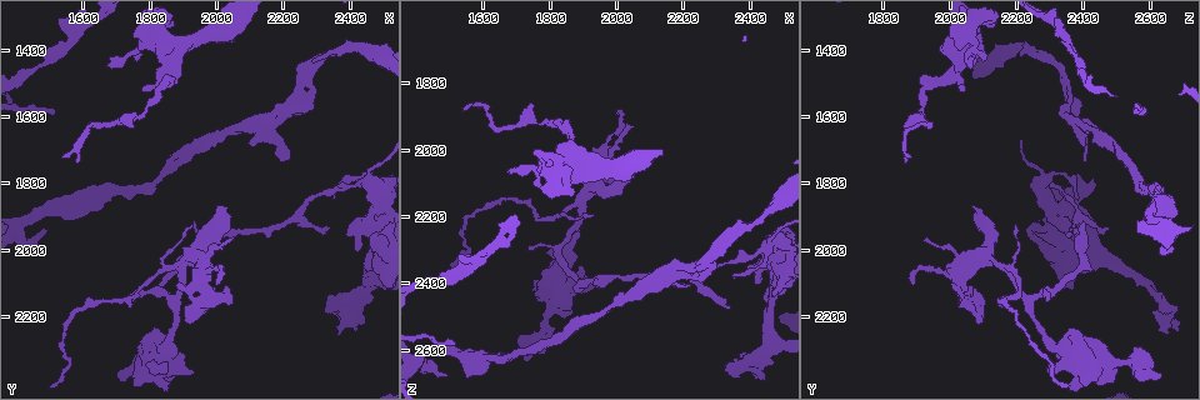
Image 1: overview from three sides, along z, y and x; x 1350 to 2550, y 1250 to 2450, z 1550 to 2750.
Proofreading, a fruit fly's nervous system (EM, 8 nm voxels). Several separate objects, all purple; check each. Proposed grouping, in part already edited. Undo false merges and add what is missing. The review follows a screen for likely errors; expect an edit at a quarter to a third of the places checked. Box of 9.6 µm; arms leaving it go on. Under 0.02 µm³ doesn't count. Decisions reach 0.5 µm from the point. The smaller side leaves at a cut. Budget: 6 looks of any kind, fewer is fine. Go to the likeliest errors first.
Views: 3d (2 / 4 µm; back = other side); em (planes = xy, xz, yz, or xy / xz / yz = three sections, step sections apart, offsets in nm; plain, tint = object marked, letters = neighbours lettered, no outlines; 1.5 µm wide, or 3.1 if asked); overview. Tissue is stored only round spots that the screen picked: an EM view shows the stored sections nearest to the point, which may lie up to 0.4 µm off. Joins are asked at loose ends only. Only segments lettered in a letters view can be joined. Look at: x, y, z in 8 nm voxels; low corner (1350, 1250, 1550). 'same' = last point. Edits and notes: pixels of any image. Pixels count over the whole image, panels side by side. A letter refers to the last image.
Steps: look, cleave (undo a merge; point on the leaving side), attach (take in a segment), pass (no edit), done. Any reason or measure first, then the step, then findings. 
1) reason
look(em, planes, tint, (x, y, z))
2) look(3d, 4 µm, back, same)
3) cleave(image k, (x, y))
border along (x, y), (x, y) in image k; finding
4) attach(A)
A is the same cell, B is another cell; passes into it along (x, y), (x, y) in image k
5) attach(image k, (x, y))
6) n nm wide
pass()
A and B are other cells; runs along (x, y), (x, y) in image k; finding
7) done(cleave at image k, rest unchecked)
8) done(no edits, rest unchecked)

branch stops here
look(3d, 4 µm, (1880, 1320, 2130))

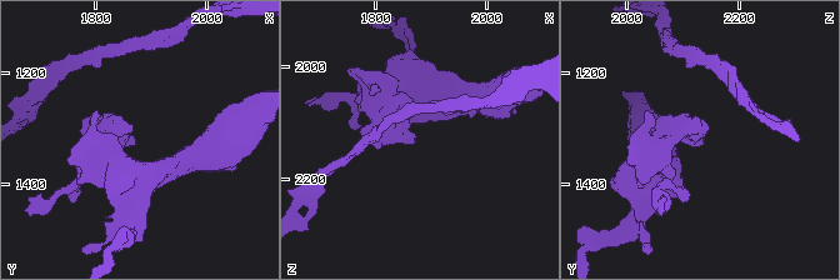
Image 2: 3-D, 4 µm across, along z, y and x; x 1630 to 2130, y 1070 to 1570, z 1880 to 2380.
shape alone is not enough
look(em, planes, letters, (1875, 1320, 2120))

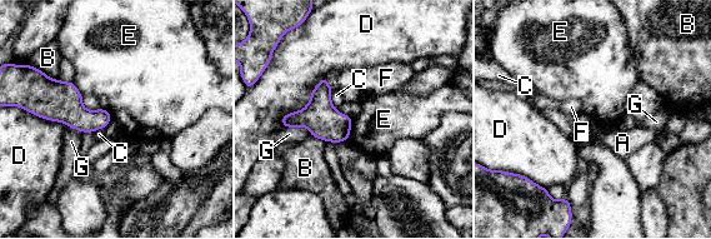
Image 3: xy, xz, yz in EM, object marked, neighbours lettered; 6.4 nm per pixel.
pass()
A, B, C, D, E, F and G are other cells; border along (353, 118), (348, 139) in image 3; no lettered segment goes on from it

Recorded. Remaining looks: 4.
free end
look(3d, 2 µm, (2020, 1870, 2070))

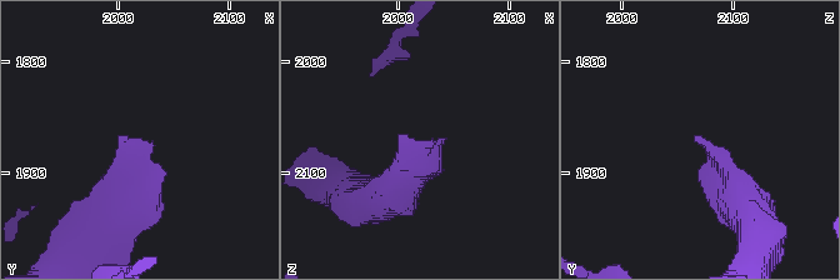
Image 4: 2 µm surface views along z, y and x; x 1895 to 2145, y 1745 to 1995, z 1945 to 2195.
now the EM
look(em, planes, letters, (2018, 1872, 2066))

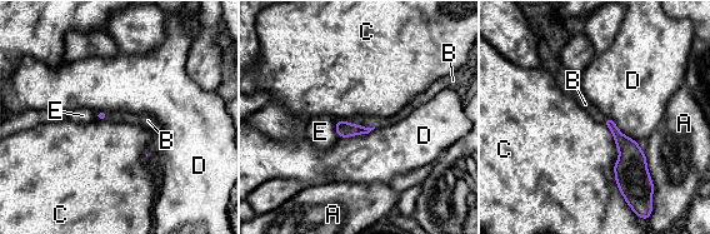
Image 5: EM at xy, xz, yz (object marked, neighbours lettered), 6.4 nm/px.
attach(B)
B is the same cell, A, C, D and E are other cells; passes into it along (344, 129), (369, 128), (370, 122) in image 5; it goes on there

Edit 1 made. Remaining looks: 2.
done(attach at image 5, rest unchecked)

